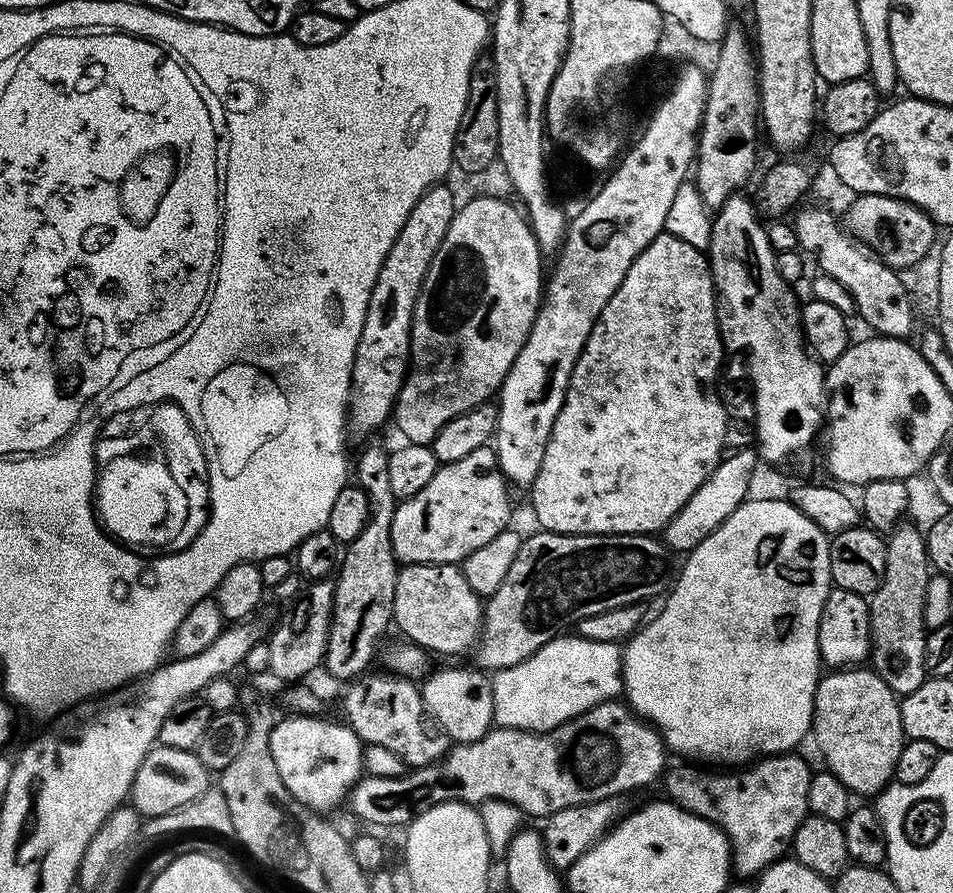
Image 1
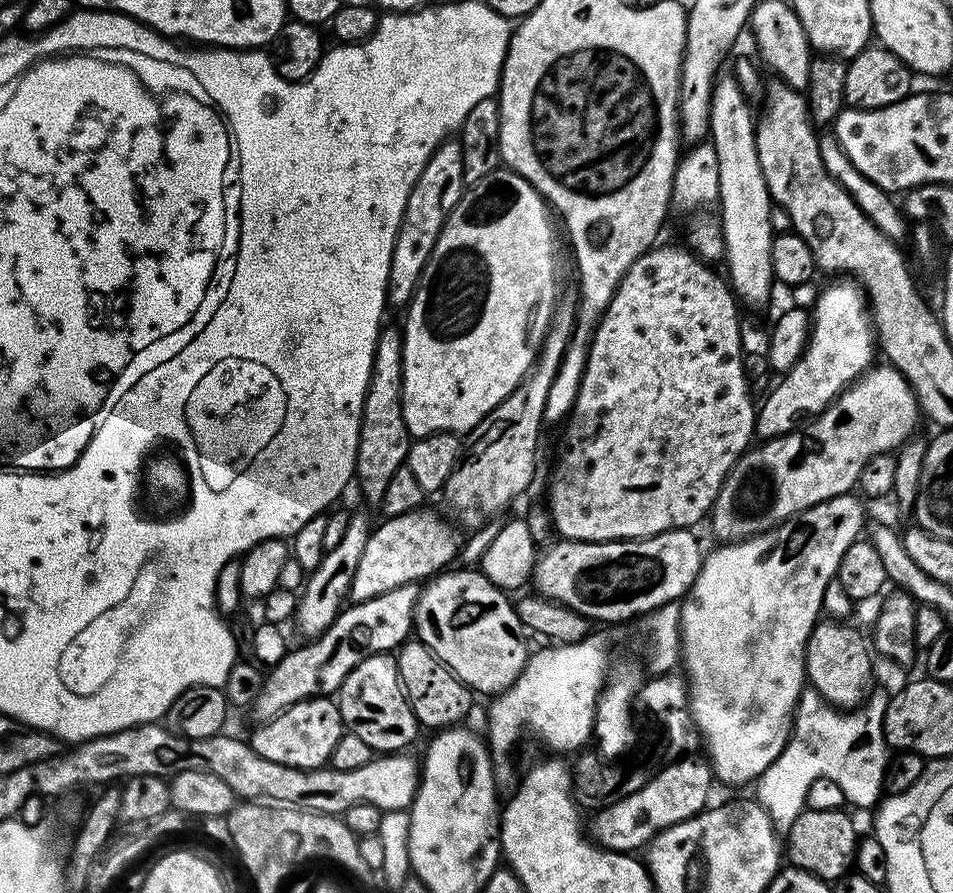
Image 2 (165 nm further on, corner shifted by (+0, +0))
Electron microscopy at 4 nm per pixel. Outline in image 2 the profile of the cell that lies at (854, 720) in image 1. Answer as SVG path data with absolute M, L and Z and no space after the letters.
M825 622L817 623L816 629L810 634L808 639L808 651L804 654L804 671L809 685L821 696L827 700L833 708L841 710L852 710L864 703L869 695L872 684L872 660L873 653L870 651L870 644L867 639L864 640L849 625L844 622Z

